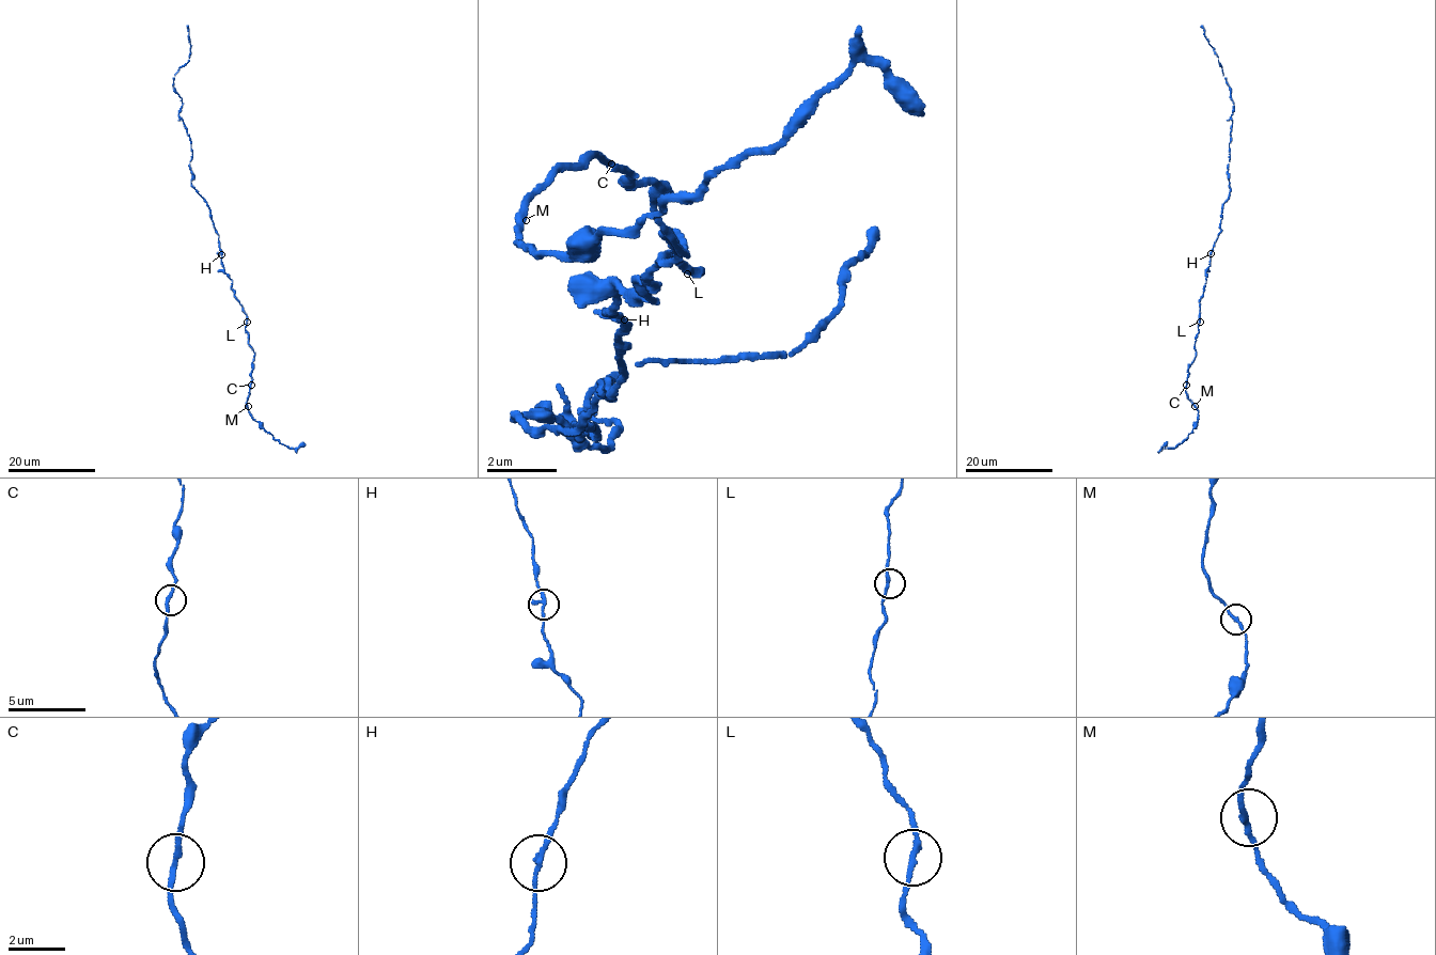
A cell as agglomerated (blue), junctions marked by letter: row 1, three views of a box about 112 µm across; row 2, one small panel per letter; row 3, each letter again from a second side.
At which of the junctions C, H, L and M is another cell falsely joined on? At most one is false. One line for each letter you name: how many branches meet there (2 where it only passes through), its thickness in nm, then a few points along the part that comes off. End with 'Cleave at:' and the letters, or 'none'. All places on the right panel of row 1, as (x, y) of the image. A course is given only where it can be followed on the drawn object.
Cleave at: none

